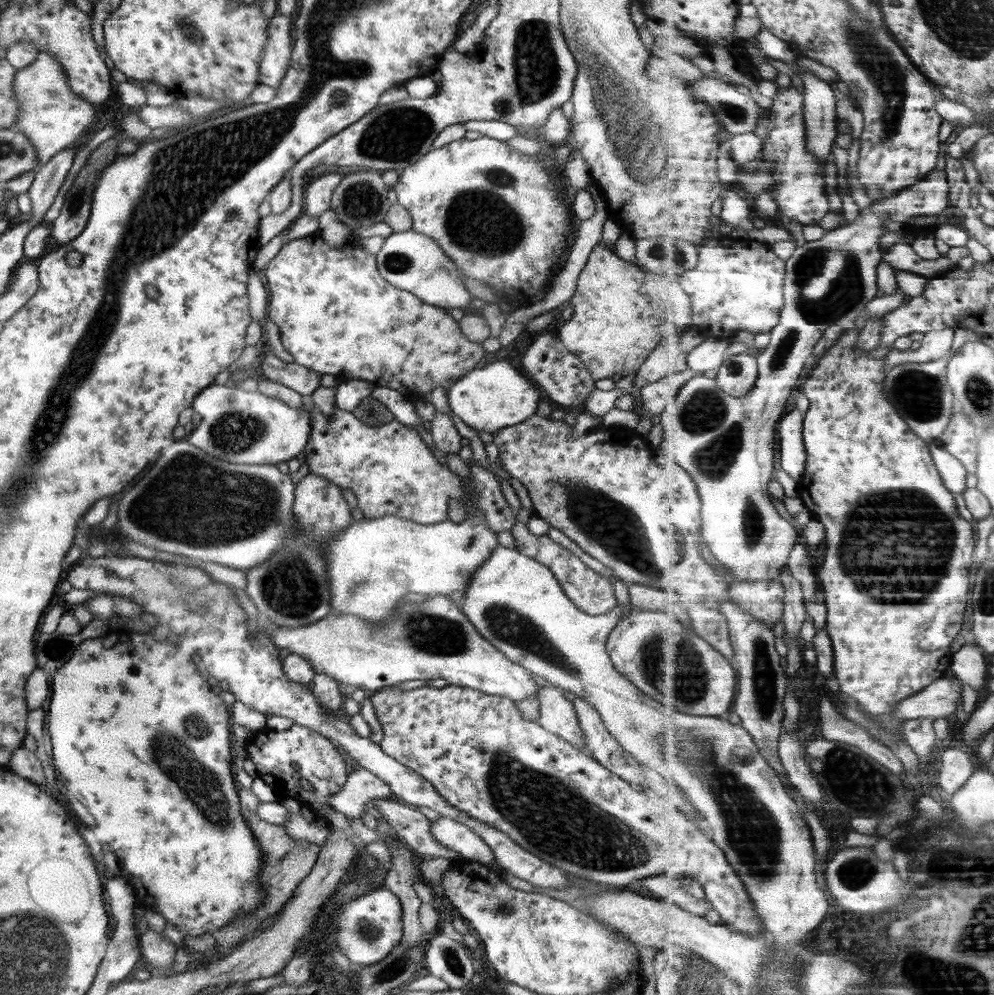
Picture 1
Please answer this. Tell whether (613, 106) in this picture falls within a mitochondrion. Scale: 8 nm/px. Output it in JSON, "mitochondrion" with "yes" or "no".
{"mitochondrion":"yes"}

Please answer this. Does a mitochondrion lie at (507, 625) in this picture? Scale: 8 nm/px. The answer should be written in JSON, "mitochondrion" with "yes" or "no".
{"mitochondrion":"yes"}

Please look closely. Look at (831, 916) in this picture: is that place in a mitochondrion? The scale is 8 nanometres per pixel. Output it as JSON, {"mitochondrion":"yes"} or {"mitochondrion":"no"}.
{"mitochondrion":"no"}

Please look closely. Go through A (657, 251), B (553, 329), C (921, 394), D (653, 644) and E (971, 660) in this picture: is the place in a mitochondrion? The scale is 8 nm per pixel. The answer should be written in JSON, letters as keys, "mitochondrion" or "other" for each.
{"A":"mitochondrion","B":"other","C":"mitochondrion","D":"mitochondrion","E":"other"}

